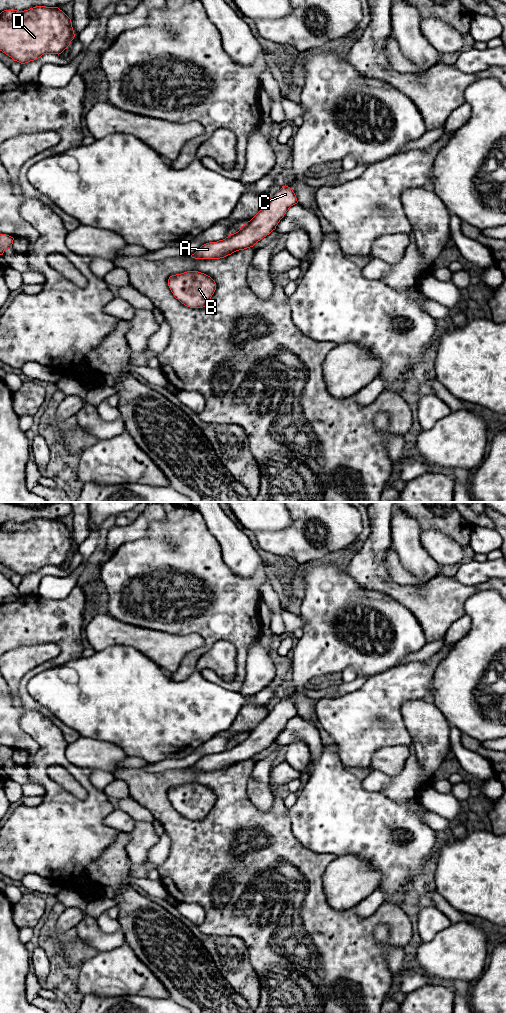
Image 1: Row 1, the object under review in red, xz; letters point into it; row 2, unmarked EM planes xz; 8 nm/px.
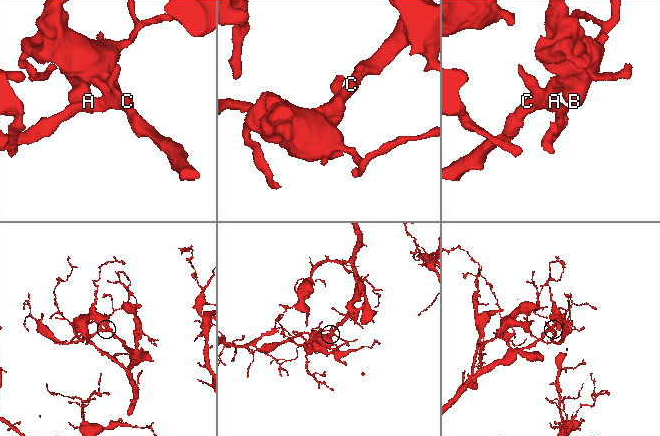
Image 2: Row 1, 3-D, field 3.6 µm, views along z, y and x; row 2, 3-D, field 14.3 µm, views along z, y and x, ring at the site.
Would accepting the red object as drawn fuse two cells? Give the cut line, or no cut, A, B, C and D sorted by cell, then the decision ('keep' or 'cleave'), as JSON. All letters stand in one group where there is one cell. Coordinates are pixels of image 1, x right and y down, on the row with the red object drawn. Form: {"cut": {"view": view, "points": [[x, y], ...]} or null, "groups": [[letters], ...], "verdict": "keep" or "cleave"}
{"cut": null, "groups": [["A", "B", "C", "D"]], "verdict": "keep"}

